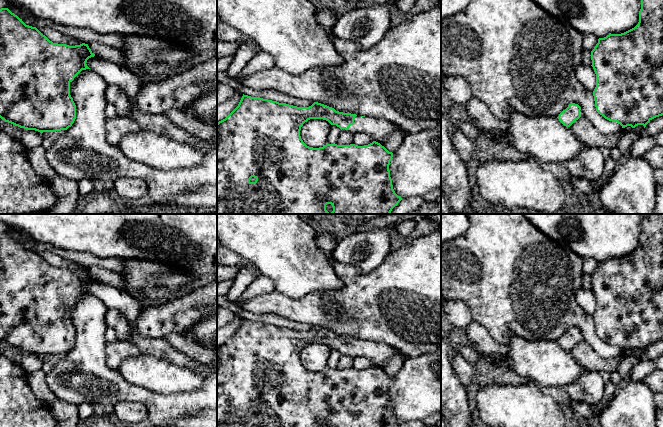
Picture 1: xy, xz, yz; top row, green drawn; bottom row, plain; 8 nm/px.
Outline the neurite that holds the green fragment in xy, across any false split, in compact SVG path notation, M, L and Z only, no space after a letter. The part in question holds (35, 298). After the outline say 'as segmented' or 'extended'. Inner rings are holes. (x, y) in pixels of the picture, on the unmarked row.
M8 232L0 233L0 342L5 346L11 347L20 352L27 354L35 354L42 356L56 356L67 354L72 350L76 343L76 329L70 319L70 307L82 295L90 293L86 286L89 282L94 281L95 278L91 275L88 268L82 267L80 269L69 270L66 268L58 268L50 265L43 259L36 251L26 249L22 243L12 237Z; as segmented

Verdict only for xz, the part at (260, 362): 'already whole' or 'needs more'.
needs more

